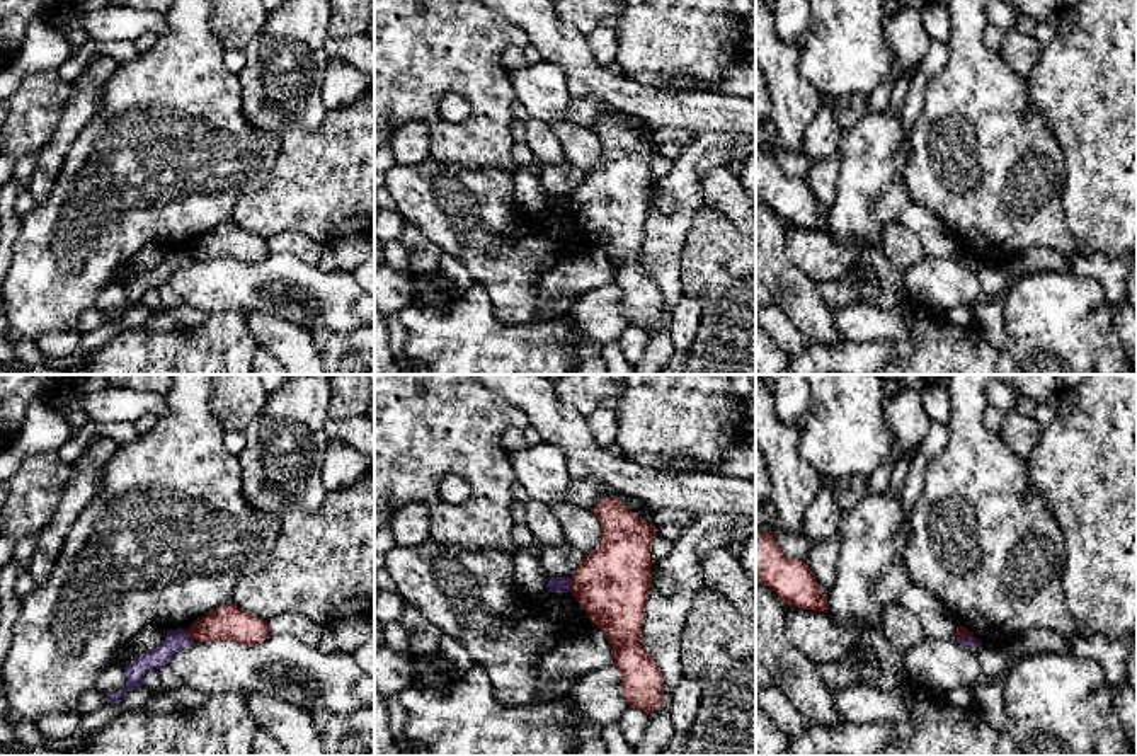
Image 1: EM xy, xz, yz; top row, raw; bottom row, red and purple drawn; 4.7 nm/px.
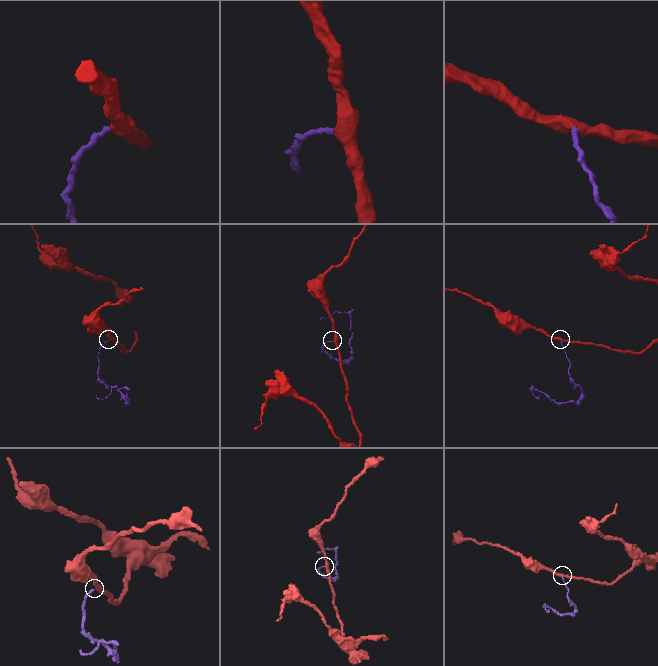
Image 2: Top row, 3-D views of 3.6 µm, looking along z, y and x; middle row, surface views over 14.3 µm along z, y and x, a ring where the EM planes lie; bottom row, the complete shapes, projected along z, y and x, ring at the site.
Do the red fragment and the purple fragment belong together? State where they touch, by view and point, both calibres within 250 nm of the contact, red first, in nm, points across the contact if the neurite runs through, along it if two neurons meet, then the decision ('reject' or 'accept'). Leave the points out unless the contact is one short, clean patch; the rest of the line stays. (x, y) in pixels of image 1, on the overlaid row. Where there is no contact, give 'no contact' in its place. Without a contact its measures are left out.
xz (572, 584) | 360/80 nm | along xz (569, 578), (571, 591) | reject

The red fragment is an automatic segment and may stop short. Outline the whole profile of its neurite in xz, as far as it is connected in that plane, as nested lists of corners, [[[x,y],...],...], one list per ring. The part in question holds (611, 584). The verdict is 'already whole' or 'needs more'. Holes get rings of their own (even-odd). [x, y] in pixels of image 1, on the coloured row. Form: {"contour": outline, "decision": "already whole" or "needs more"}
{"contour": [[[616,495],[603,497],[592,507],[601,524],[601,541],[596,550],[584,555],[580,565],[570,576],[570,593],[587,613],[592,625],[601,628],[611,644],[614,666],[621,673],[621,691],[633,708],[647,715],[662,705],[664,679],[660,669],[645,652],[640,632],[643,608],[650,593],[650,545],[657,535],[655,526],[642,519],[638,513],[623,506]]], "decision": "already whole"}

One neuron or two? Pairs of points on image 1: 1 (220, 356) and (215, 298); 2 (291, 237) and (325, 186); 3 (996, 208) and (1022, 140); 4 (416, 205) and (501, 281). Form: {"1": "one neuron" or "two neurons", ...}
{"1": "two neurons", "2": "two neurons", "3": "one neuron", "4": "one neuron"}

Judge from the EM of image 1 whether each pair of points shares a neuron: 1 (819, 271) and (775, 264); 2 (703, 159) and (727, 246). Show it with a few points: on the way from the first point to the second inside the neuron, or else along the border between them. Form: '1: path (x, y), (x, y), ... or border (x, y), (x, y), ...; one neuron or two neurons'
1: border (785, 230), (788, 257), (816, 283); two neurons
2: border (703, 205), (695, 213), (685, 242); two neurons

